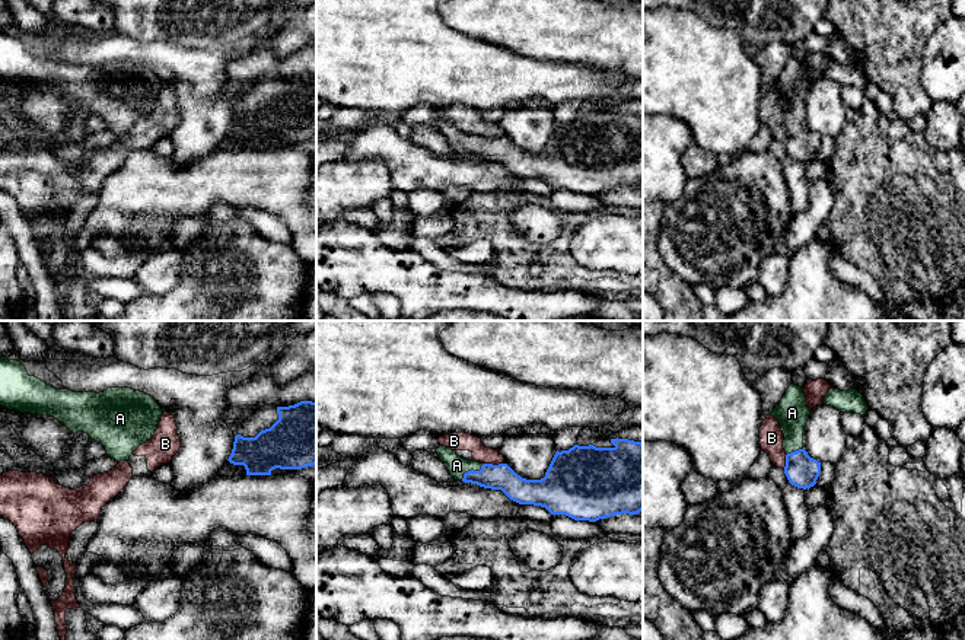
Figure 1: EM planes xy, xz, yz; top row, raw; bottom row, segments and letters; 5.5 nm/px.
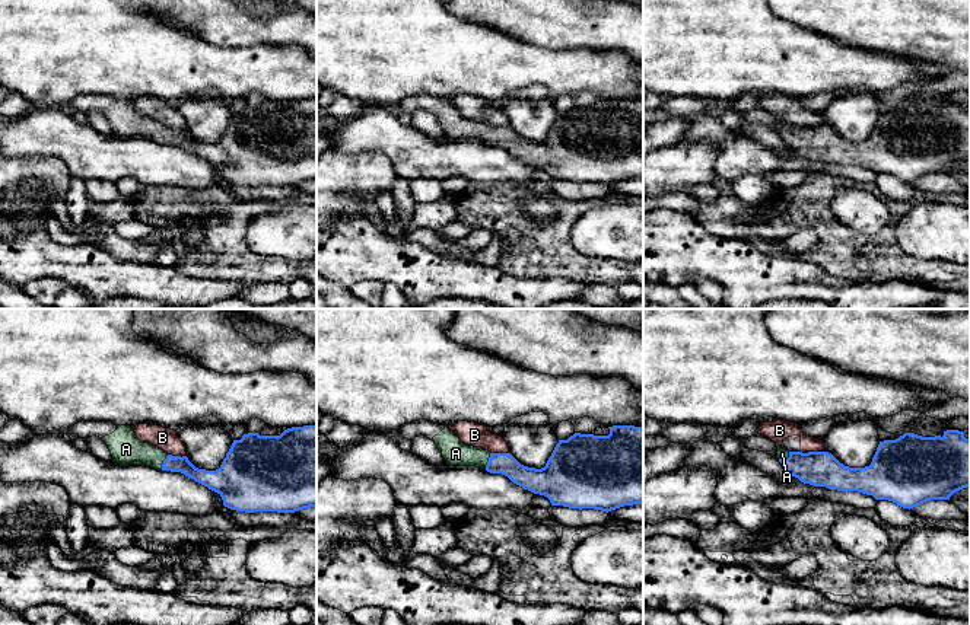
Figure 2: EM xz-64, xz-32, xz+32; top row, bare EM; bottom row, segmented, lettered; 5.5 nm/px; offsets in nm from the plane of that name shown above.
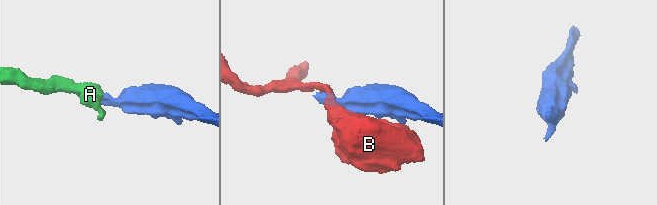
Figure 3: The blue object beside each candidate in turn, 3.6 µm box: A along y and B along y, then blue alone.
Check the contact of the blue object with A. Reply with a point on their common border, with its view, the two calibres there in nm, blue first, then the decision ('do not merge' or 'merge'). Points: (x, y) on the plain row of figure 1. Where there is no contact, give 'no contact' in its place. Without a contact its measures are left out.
contact xz (471, 143); calibres 140 and 110 nm; merge

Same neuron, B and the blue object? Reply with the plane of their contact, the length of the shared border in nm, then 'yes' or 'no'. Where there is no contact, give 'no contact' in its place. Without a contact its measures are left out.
xz | 120 nm | no

